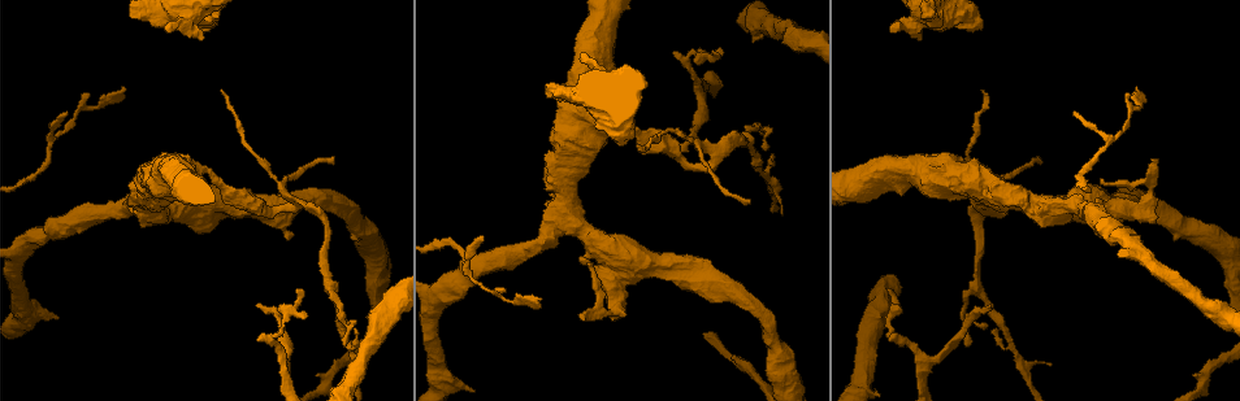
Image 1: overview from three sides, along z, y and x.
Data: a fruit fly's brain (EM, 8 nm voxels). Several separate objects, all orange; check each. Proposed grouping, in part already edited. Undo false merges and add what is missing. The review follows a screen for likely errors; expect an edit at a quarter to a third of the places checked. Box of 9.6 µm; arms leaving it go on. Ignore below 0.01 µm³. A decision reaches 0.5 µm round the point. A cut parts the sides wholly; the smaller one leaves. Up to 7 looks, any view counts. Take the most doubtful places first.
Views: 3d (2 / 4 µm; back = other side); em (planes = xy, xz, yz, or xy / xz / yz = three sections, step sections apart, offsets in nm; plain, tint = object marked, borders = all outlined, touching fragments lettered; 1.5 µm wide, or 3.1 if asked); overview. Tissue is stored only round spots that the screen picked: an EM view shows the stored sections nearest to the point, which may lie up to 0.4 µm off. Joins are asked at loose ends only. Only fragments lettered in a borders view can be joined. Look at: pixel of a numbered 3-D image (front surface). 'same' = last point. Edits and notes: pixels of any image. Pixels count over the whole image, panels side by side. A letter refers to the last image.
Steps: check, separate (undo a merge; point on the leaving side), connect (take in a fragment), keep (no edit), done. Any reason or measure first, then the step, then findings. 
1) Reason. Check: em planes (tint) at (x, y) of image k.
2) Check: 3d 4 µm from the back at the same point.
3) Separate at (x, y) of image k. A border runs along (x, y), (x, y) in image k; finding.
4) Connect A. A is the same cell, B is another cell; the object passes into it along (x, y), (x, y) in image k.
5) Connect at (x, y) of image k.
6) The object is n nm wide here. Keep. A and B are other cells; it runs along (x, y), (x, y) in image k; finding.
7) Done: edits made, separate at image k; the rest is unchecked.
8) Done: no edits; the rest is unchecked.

Branch stops here. Check: em xz step 4 (borders) at (131, 13) of image 1.

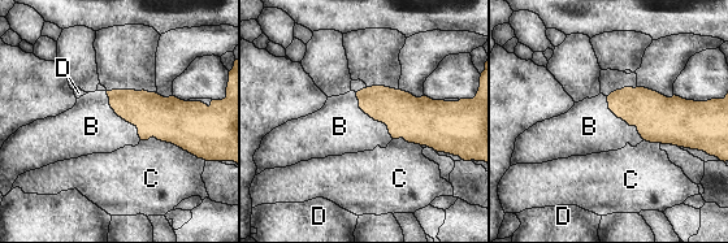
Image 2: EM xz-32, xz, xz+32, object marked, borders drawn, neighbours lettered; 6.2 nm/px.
Connect B. B is the same cell, C and D are other cells; the object passes into it along (156, 116), (121, 117), (91, 126) in image 2; it goes on there.

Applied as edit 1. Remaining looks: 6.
An open end. Check: em xy step 4 (borders) at (1077, 112) of image 1.

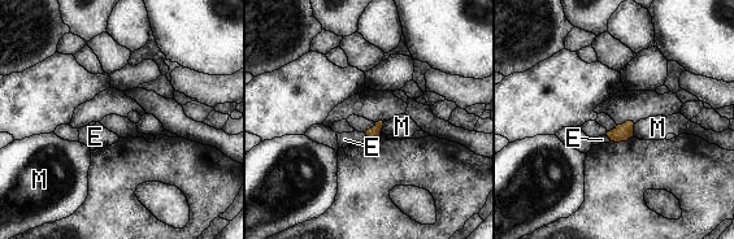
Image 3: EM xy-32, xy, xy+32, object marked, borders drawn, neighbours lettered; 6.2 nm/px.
Cut it another way. Check: em planes (borders) at the same point.

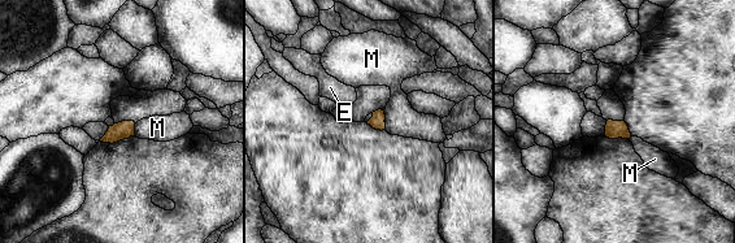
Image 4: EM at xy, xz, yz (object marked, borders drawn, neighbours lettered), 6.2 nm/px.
The object is 90 nm wide here. Keep. E and M are other cells; a border runs along (134, 124), (135, 135) in image 4; none of them fits.

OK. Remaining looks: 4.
Thin end. Check: 3d 4 µm at (884, 317) of image 1.

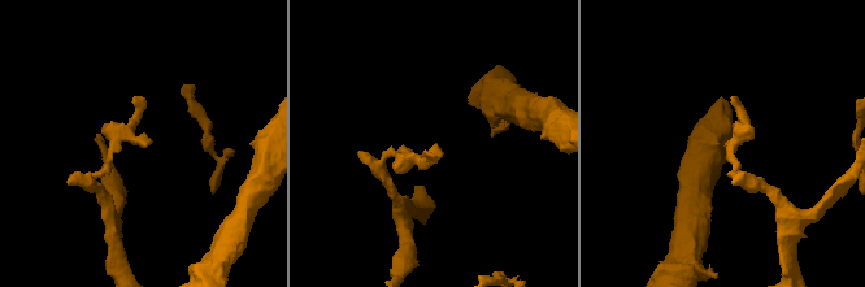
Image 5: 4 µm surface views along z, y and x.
Check: em yz step 8 (borders) at (150, 141) of image 5.

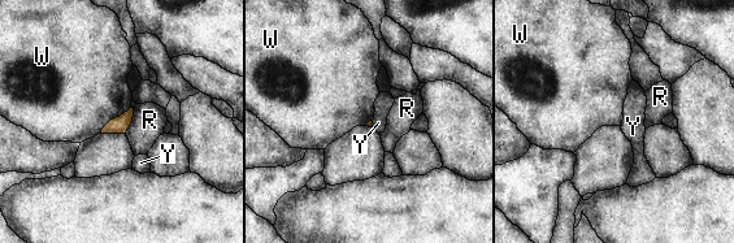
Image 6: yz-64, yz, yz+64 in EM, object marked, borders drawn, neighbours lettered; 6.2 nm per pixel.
Another direction. Check: em planes (borders) at the same point.

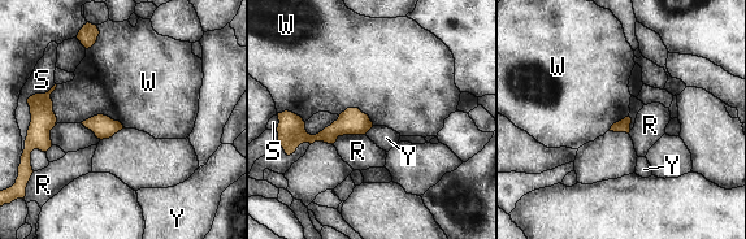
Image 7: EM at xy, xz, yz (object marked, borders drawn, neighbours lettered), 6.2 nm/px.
Keep. R, S, W and Y are other cells; it runs along (289, 117), (308, 138), (368, 125) in image 7; no lettered fragment goes on from it.

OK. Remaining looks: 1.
Done: edits made, connect at image 2; the rest is unchecked.

